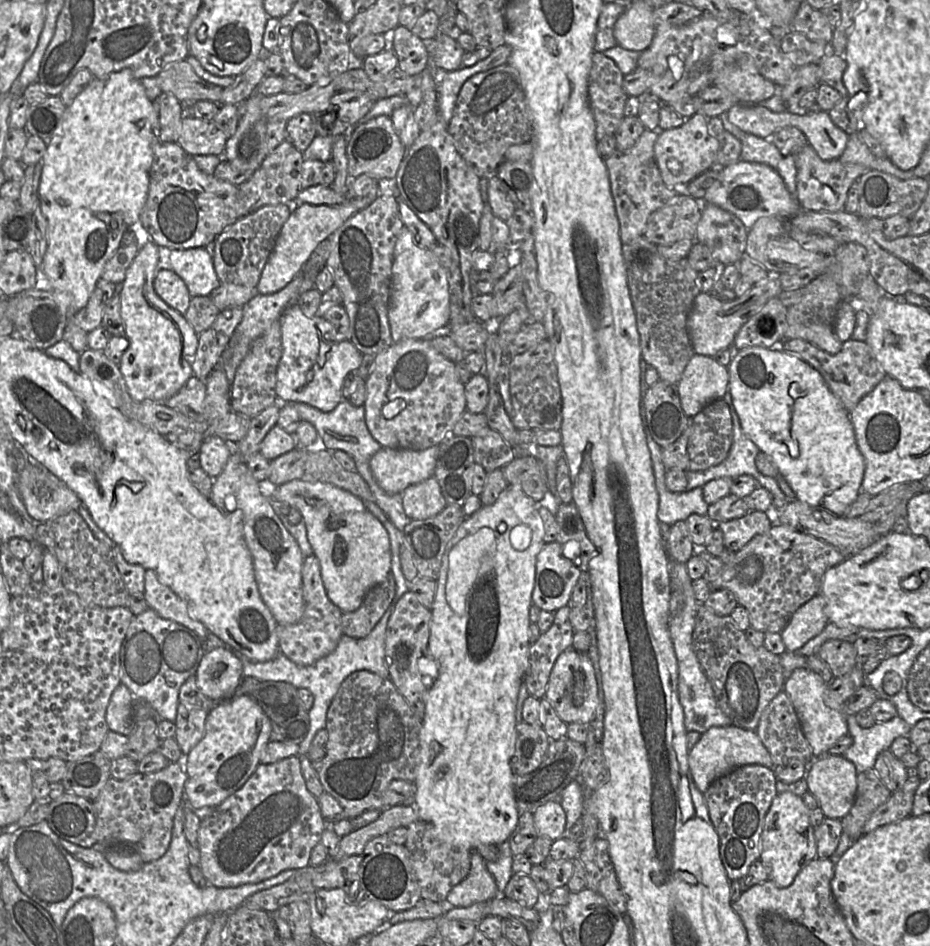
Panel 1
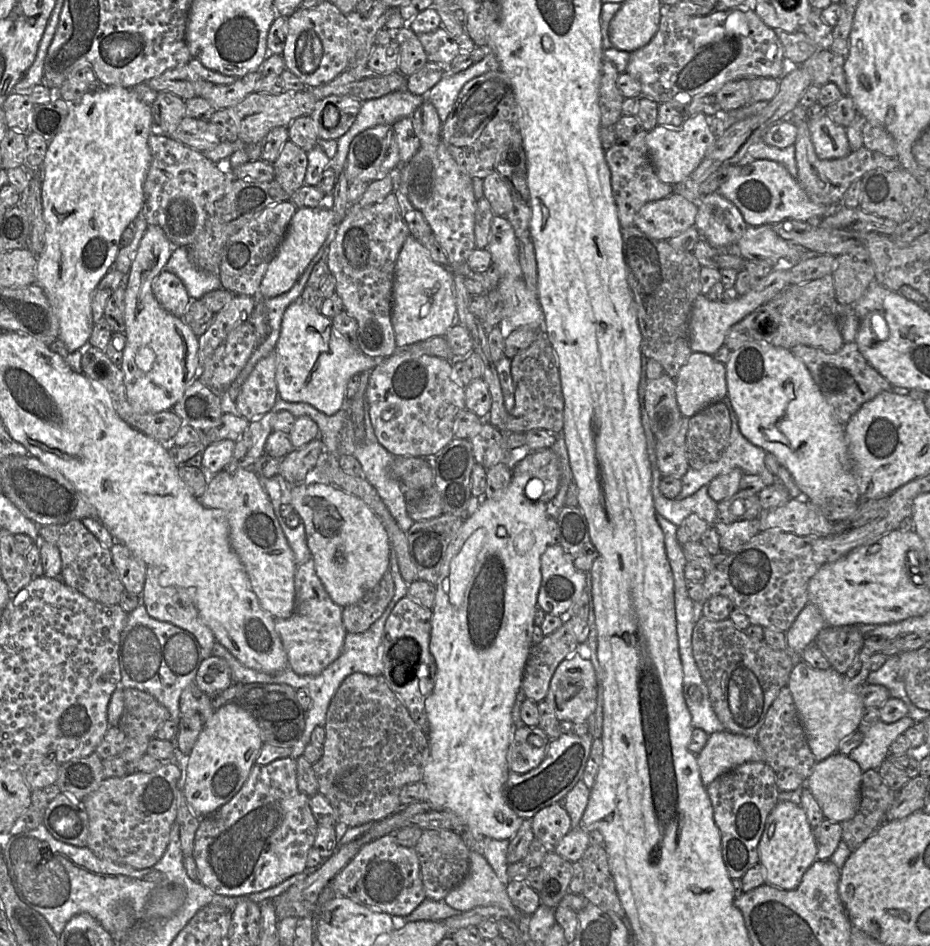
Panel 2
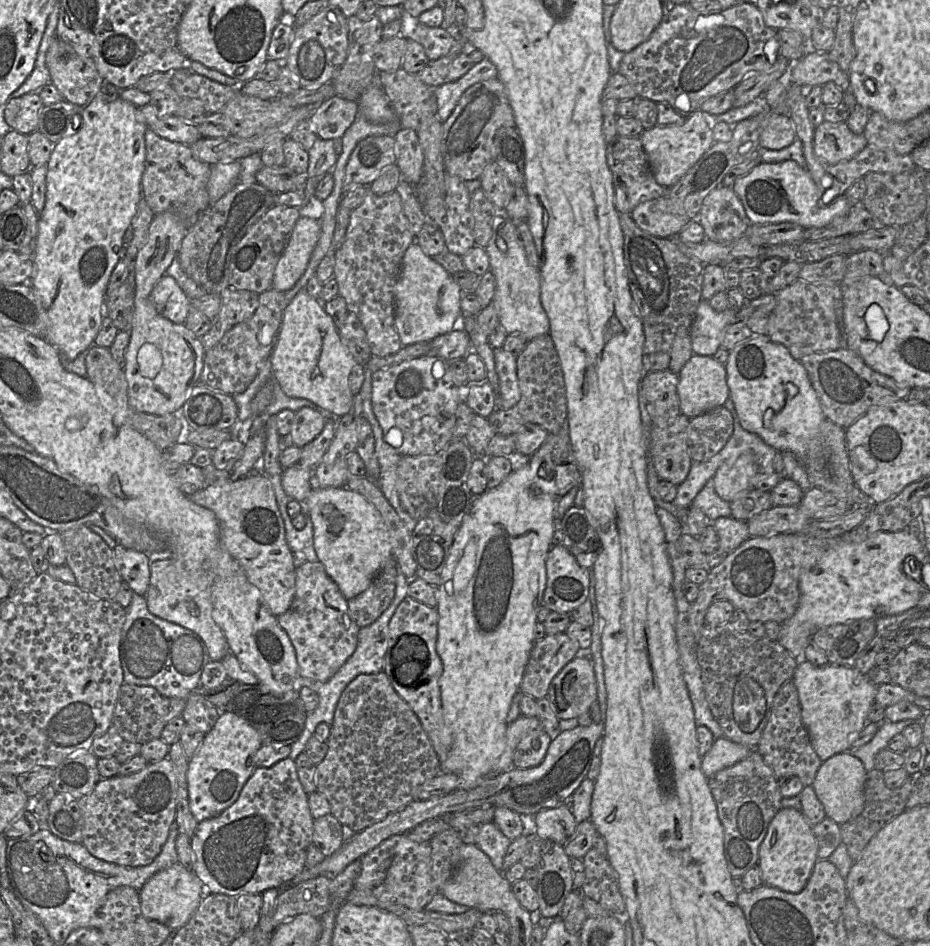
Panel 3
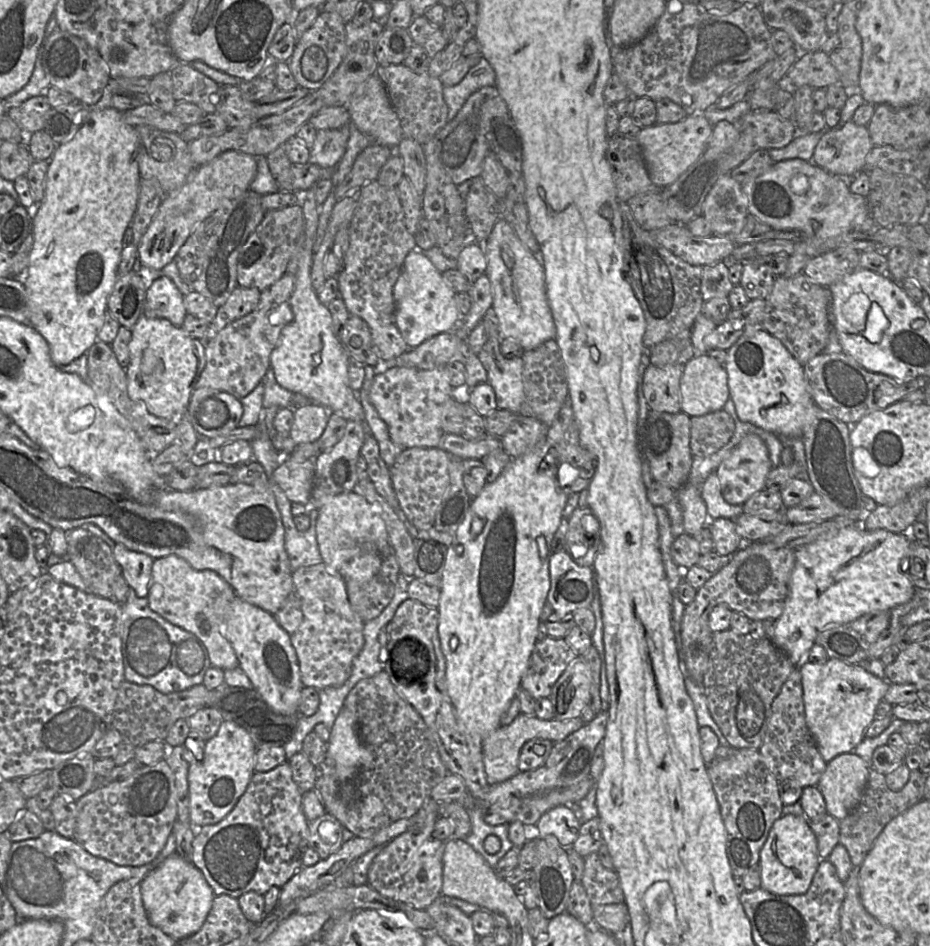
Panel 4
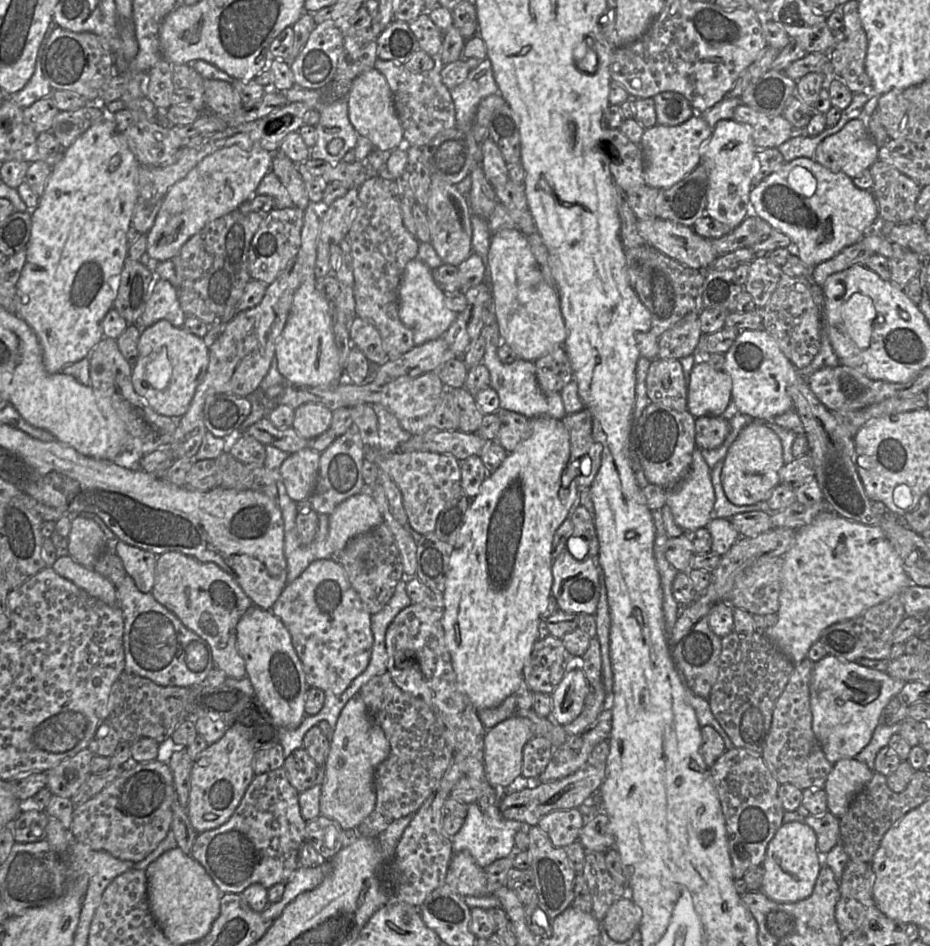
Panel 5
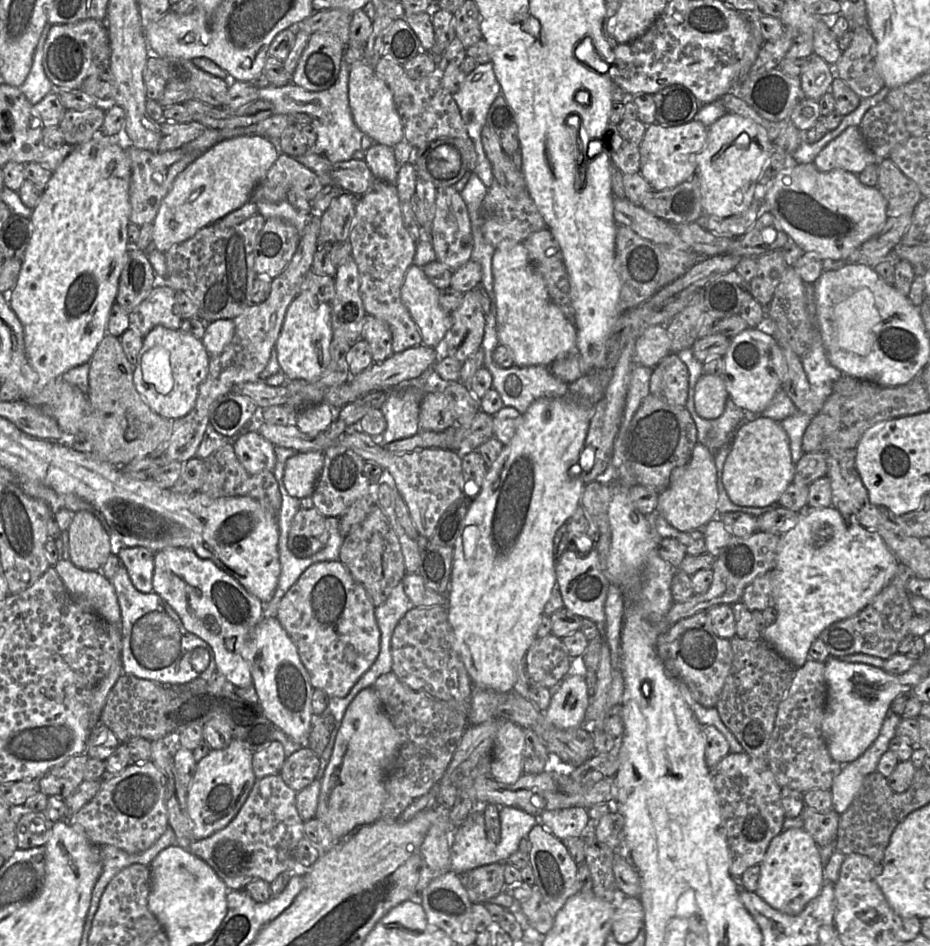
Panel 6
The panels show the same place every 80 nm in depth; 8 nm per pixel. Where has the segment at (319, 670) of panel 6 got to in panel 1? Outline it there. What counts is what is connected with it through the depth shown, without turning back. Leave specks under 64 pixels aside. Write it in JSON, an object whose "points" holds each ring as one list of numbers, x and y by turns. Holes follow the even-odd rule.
{"points":[[314,555,304,559,301,574,304,599,303,616,298,623,293,625,277,624,275,632,278,638,279,652,299,666,309,666,329,655,336,649,339,640,343,635,341,627,343,612,329,600,322,581,319,561]]}

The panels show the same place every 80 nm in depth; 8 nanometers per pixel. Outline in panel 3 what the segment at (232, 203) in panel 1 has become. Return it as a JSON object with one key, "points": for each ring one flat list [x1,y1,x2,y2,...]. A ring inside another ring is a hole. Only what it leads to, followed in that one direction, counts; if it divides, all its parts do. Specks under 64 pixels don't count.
{"points":[[149,128,145,132,145,144,146,163,142,175,142,197,155,215,172,211,185,220,189,229,210,206,207,184,211,165,196,159,191,145,162,138]]}

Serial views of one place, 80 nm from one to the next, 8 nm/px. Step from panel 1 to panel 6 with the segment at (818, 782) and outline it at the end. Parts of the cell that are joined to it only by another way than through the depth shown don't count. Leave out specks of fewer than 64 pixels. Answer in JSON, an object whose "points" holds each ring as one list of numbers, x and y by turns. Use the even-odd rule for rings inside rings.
{"points":[[855,761,842,764,841,771,833,779,830,788,832,809,835,812,842,814,848,808,861,788,864,777,855,765]]}

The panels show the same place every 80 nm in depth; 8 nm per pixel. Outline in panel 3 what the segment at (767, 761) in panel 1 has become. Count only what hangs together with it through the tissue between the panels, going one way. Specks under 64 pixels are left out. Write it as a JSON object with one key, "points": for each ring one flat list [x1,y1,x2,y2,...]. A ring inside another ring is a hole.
{"points":[[722,736,715,739,711,749,702,757,701,769,709,778,718,771,745,759,752,750]]}

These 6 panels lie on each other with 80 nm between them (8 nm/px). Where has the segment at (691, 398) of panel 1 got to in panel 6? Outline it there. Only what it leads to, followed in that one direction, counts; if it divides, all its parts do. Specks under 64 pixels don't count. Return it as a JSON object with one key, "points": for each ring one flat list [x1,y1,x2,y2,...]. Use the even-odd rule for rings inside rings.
{"points":[[703,374,695,385,695,409,705,419,717,419,725,410,729,393,723,376]]}

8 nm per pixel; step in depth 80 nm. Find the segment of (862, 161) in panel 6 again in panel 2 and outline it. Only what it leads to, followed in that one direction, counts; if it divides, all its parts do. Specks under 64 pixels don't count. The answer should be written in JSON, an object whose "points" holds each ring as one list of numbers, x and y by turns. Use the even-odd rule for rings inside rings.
{"points":[[827,115,818,119,808,119,808,127,818,158,838,159,851,153,846,128,834,123]]}

